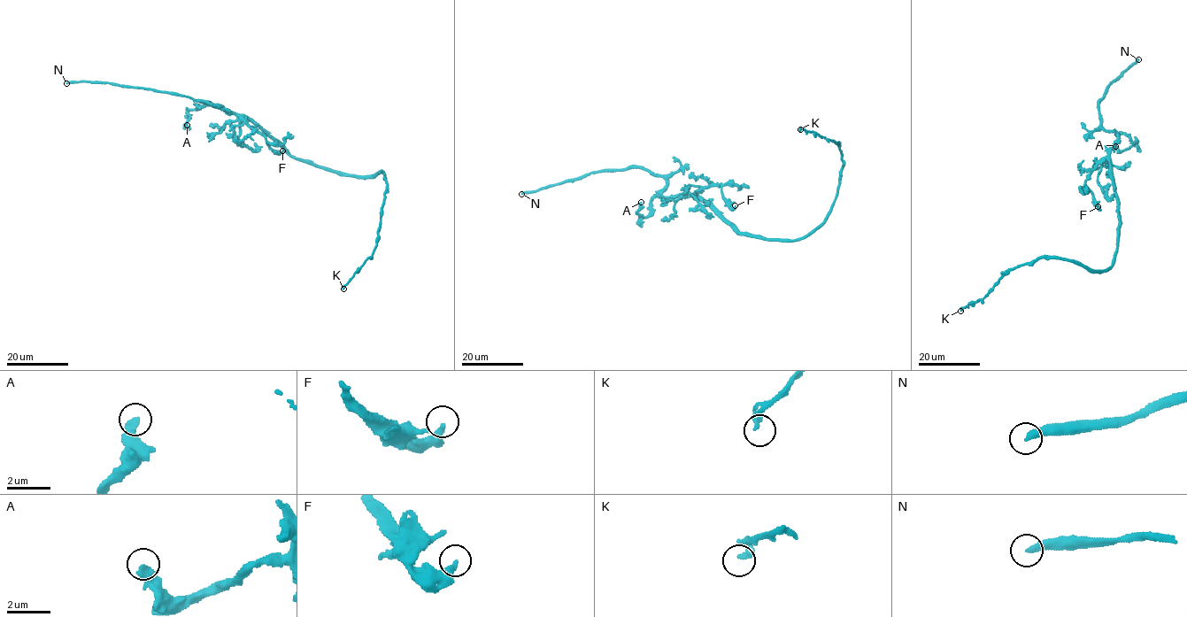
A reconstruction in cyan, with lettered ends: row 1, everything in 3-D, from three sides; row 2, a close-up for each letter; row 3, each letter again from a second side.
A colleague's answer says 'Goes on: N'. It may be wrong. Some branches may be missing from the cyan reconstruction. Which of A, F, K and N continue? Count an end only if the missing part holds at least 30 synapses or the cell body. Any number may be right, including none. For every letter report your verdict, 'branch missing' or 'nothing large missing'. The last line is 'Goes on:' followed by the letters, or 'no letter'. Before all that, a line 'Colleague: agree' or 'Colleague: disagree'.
Colleague: agree
A: nothing large missing
F: nothing large missing
K: nothing large missing
N: branch missing
Goes on: N

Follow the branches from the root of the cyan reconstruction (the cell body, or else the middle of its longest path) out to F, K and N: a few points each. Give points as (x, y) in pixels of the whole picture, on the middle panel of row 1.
F: (742, 233), (704, 203), (697, 192), (720, 184), (722, 196), (730, 206), (735, 205)
K: (742, 233), (798, 240), (815, 231), (830, 210), (840, 184), (841, 150), (833, 141), (800, 129)
N: (742, 233), (694, 196), (663, 196), (666, 181), (663, 177), (651, 174), (643, 168), (592, 172), (521, 194)

